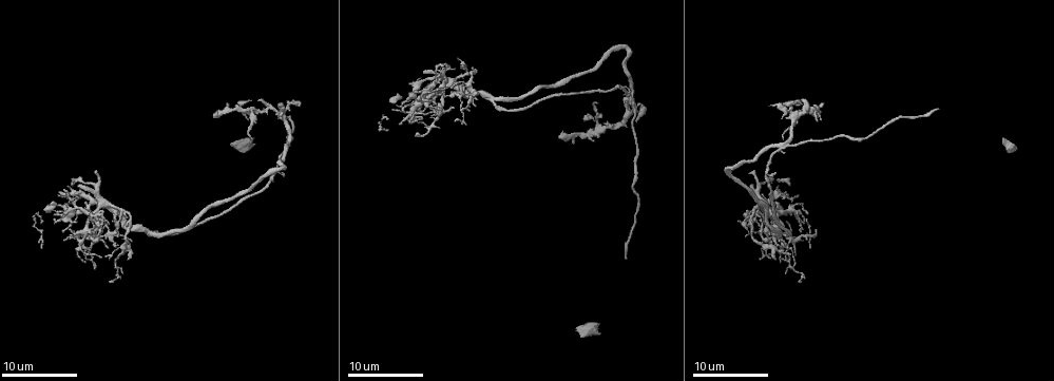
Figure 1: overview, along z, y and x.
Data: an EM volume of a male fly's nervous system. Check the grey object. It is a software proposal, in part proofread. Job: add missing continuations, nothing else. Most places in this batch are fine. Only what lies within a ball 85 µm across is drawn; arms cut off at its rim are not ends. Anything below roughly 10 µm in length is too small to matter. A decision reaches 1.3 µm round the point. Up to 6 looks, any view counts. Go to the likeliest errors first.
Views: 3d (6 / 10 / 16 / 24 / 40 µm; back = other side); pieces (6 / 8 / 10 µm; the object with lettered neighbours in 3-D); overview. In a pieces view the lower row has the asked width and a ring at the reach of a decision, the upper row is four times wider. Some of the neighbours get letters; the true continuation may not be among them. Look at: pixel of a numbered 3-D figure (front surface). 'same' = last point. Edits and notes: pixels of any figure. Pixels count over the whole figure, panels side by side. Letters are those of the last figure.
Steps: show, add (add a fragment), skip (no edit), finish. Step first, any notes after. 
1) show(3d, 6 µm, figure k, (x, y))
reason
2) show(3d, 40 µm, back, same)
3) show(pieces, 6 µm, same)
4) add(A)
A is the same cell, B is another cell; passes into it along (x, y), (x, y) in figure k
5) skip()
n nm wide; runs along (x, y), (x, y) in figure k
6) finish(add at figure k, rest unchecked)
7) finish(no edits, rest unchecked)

show(3d, 10 µm, figure 1, (111, 281))
end of a long branch

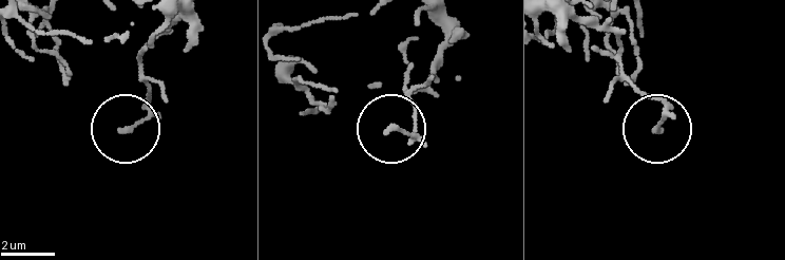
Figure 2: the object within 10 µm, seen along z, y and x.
show(pieces, 8 µm, figure 2, (655, 131))

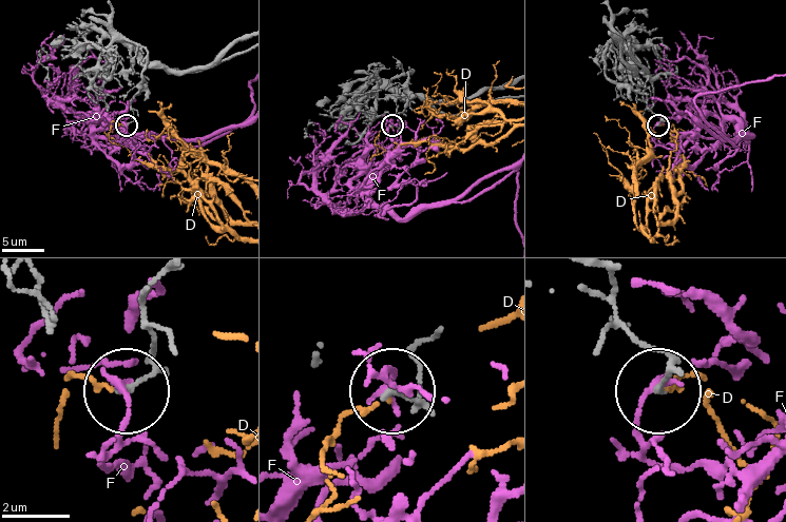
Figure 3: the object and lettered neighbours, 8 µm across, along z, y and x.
skip()
D and F are other cells; runs along (160, 279), (144, 305), (152, 356), (129, 387) in figure 3; no lettered fragment goes on from it

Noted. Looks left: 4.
show(3d, 10 µm, figure 1, (815, 231))
tapers out

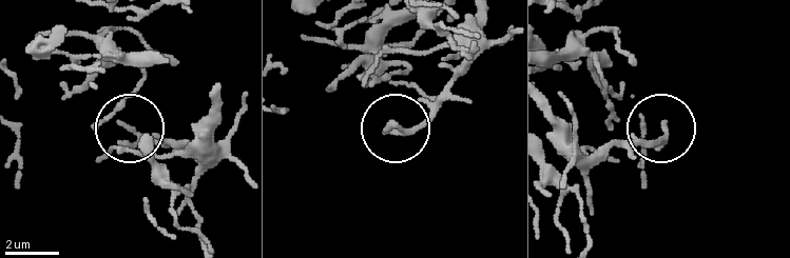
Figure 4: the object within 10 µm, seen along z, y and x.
show(pieces, 6 µm, figure 4, (666, 123))

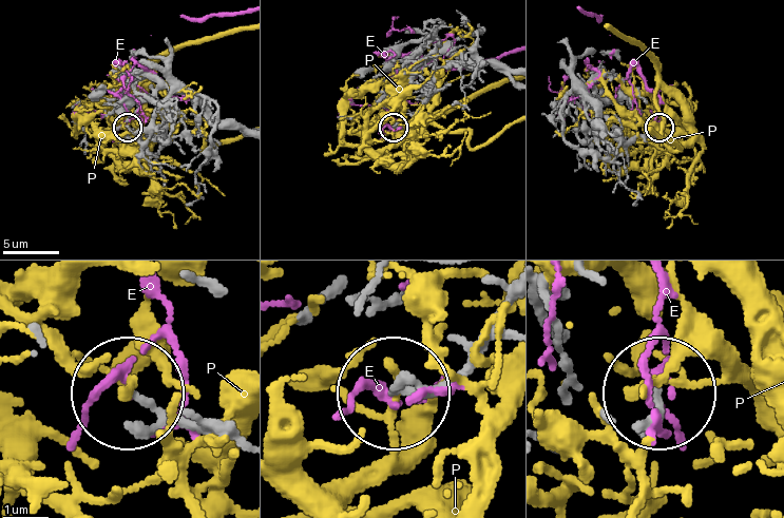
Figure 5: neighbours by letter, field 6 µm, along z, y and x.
skip()
E and P are other cells; none of them fits

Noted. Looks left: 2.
show(pieces, 8 µm, figure 1, (782, 246))
free end

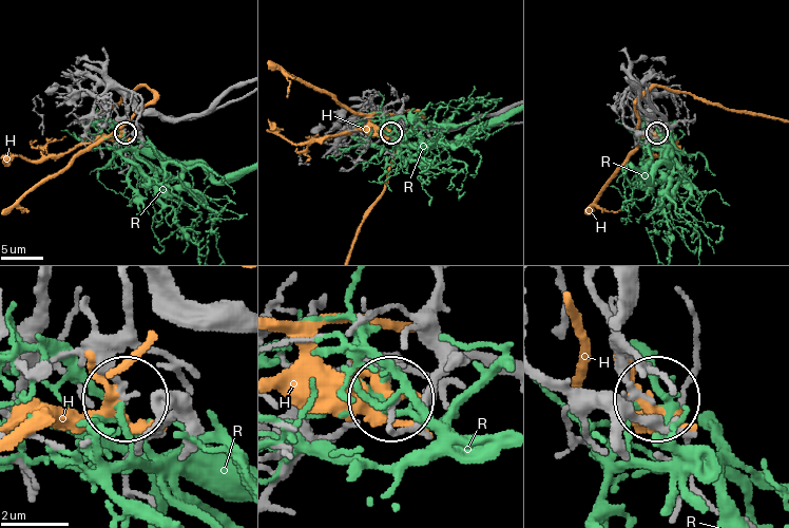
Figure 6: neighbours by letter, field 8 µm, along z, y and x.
skip()
190 nm wide; H and R are other cells; runs along (596, 286), (623, 371), (652, 396) in figure 6; no lettered fragment goes on from it

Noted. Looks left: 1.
finish(no edits, rest unchecked)

